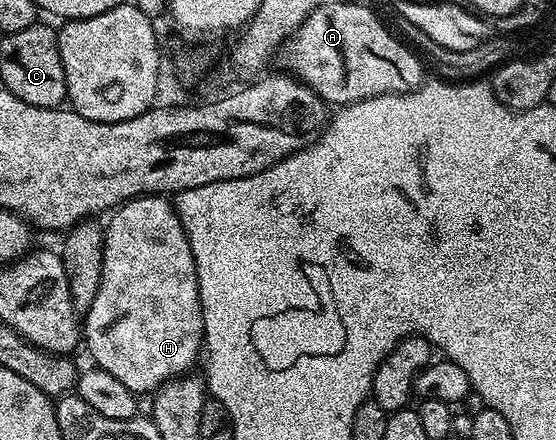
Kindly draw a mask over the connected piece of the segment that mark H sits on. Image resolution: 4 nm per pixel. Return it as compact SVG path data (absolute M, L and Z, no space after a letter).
M146 194L137 196L134 200L128 200L126 204L121 205L108 217L109 225L104 225L103 231L105 241L103 242L103 274L99 278L99 290L95 294L95 302L83 313L83 344L89 347L89 356L94 365L107 374L119 378L127 390L134 394L152 394L157 391L161 385L169 380L174 380L176 376L186 375L193 363L198 363L199 357L203 352L203 341L205 338L205 327L203 326L203 310L201 309L201 295L199 294L199 282L197 281L197 271L195 270L195 258L191 254L191 246L187 242L187 234L183 230L183 222L177 216L176 207L169 204L164 195Z

